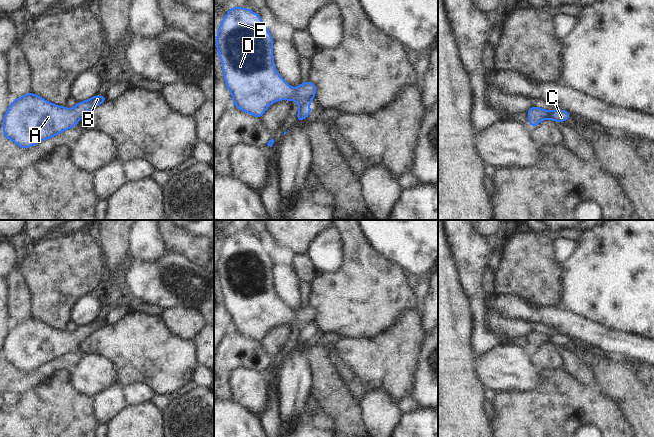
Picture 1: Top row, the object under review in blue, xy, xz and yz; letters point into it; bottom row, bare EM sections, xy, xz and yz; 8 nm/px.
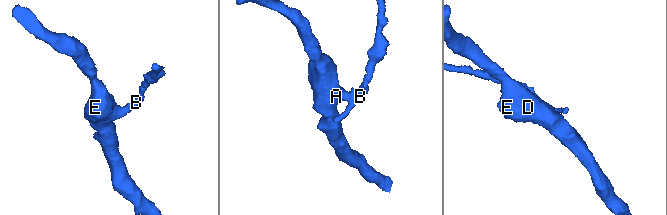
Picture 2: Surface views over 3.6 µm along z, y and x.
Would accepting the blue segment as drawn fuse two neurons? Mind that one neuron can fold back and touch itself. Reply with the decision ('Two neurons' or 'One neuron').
One neuron

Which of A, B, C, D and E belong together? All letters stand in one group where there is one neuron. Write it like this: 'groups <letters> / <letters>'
groups A B C D E

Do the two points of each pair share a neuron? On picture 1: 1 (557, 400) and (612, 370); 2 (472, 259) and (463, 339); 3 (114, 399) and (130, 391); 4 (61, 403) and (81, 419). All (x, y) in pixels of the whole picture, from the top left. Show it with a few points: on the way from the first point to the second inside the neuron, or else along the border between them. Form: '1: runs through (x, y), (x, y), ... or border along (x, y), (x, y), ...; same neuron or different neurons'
1: border along (595, 386), (606, 396), (614, 400); different neurons
2: border along (459, 276), (461, 286), (471, 304), (474, 321); different neurons
3: border along (123, 388), (123, 399), (126, 404); different neurons
4: runs through (66, 408), (76, 417); same neuron

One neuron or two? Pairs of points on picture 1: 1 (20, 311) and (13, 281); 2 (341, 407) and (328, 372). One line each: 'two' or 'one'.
1: one
2: one

